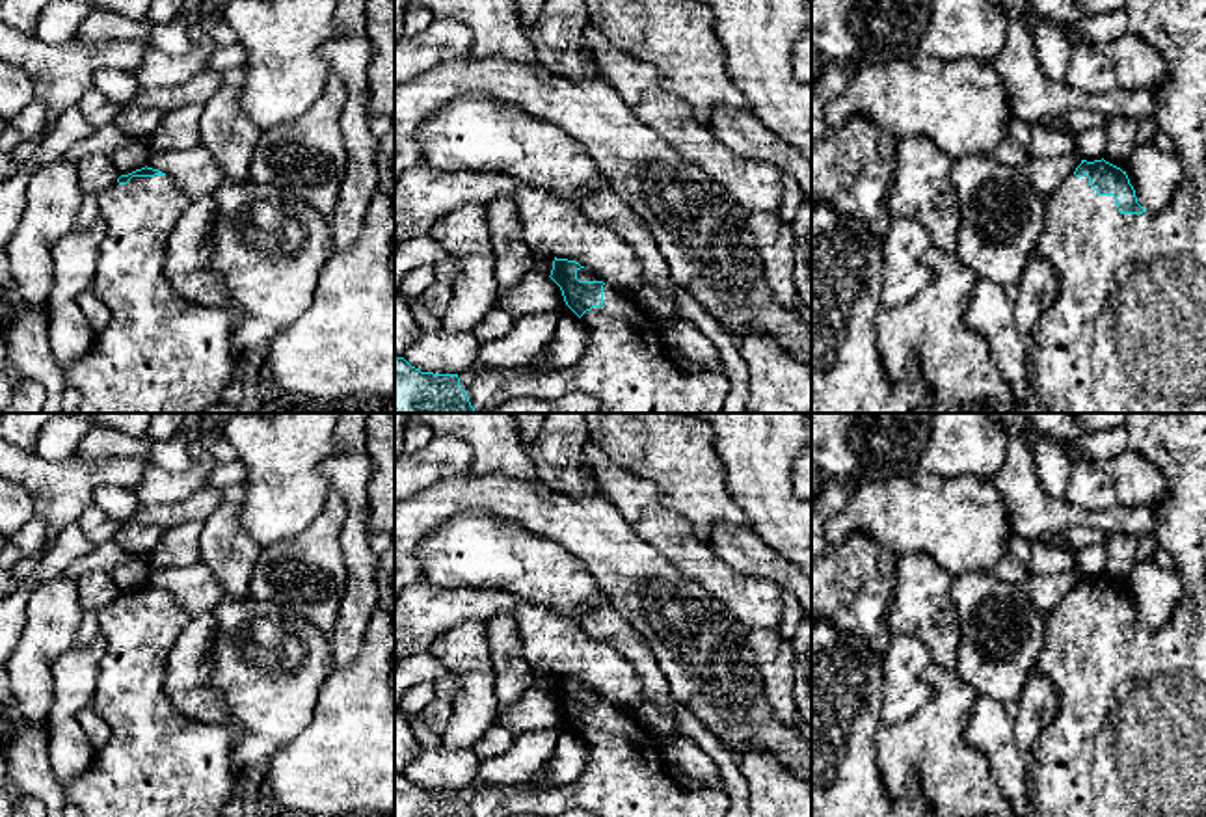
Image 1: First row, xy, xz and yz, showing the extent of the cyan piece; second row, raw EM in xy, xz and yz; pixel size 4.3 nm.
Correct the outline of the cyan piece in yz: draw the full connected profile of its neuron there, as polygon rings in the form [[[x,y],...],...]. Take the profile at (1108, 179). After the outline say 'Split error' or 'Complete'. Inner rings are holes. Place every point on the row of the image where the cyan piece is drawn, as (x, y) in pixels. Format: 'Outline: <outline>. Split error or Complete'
Outline: [[[1126,0],[1128,32],[1154,45],[1167,61],[1165,84],[1156,95],[1156,119],[1161,138],[1176,147],[1184,179],[1174,197],[1158,212],[1148,214],[1135,197],[1126,171],[1102,160],[1087,162],[1050,195],[1044,203],[1044,229],[1035,246],[1057,275],[1057,298],[1027,335],[1031,344],[1029,383],[1035,387],[1044,413],[1206,413],[1206,0]]]. Split error

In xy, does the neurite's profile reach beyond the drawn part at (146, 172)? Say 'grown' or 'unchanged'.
grown

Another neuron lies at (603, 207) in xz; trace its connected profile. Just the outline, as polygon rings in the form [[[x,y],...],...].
[[[610,188],[596,192],[581,190],[573,197],[573,207],[590,223],[605,225],[631,244],[642,266],[644,285],[653,285],[657,292],[670,296],[676,305],[674,318],[690,322],[715,344],[730,380],[722,413],[744,413],[750,389],[735,339],[683,287],[674,283],[668,262],[642,218]]]

